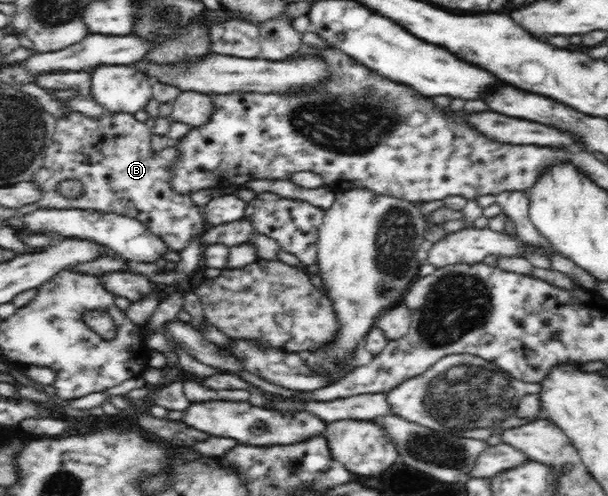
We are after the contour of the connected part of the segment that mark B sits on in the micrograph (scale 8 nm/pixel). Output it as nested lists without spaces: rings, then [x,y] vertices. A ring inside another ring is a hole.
[[[71,112],[58,118],[43,166],[31,178],[41,185],[42,198],[36,203],[39,209],[77,208],[129,216],[143,223],[170,250],[179,253],[191,238],[201,235],[206,222],[190,194],[172,190],[171,164],[175,162],[175,154],[153,151],[150,146],[152,135],[152,128],[131,113],[115,112],[95,120],[81,112]],[[63,180],[81,182],[79,198],[64,198],[57,192],[59,182]]]

